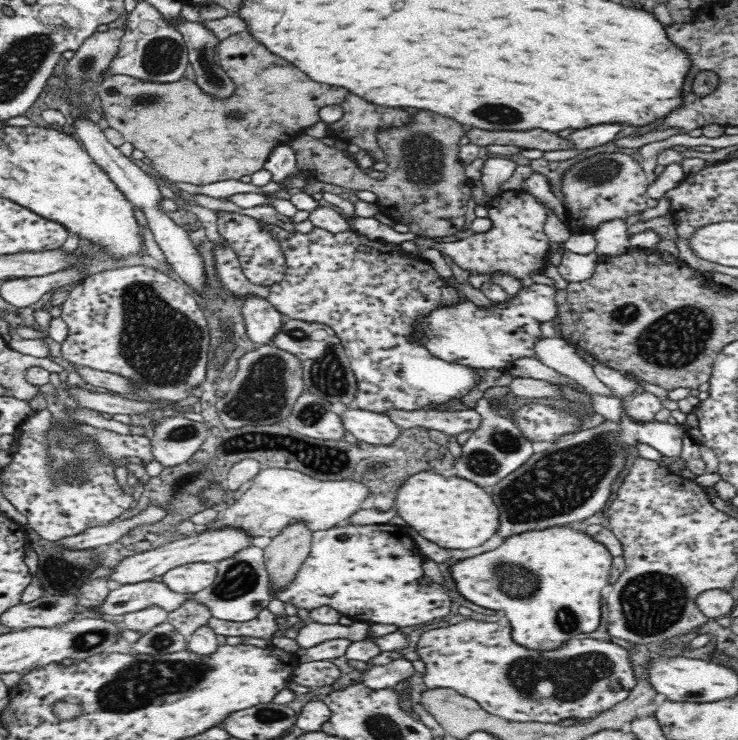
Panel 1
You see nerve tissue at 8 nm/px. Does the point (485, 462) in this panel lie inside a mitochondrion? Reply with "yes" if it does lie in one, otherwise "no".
yes

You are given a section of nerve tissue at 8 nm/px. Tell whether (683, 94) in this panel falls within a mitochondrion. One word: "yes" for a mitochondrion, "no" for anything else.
no

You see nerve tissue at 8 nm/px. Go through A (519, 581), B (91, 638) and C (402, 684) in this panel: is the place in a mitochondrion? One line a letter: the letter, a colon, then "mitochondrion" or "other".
A: mitochondrion
B: mitochondrion
C: other

